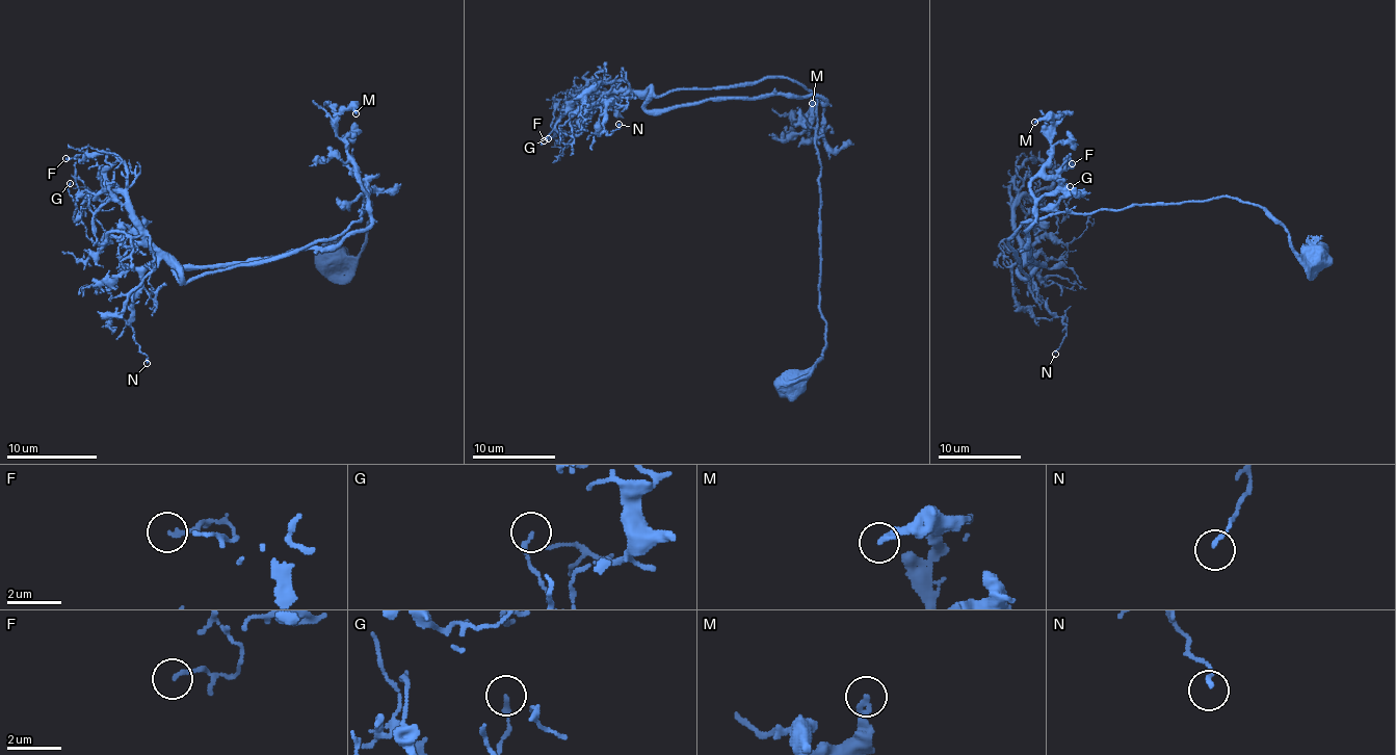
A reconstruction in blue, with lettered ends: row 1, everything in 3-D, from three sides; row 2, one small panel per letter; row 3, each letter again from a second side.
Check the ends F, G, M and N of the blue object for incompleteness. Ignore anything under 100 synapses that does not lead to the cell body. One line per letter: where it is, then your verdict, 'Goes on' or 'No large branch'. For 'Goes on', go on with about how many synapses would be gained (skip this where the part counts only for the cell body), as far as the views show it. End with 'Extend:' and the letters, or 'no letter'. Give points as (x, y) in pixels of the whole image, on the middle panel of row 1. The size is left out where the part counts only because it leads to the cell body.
F: Place: (544, 140). No large branch
G: Place: (548, 138). No large branch
M: Place: (812, 103). No large branch
N: Place: (619, 124). No large branch
Extend: no letter

